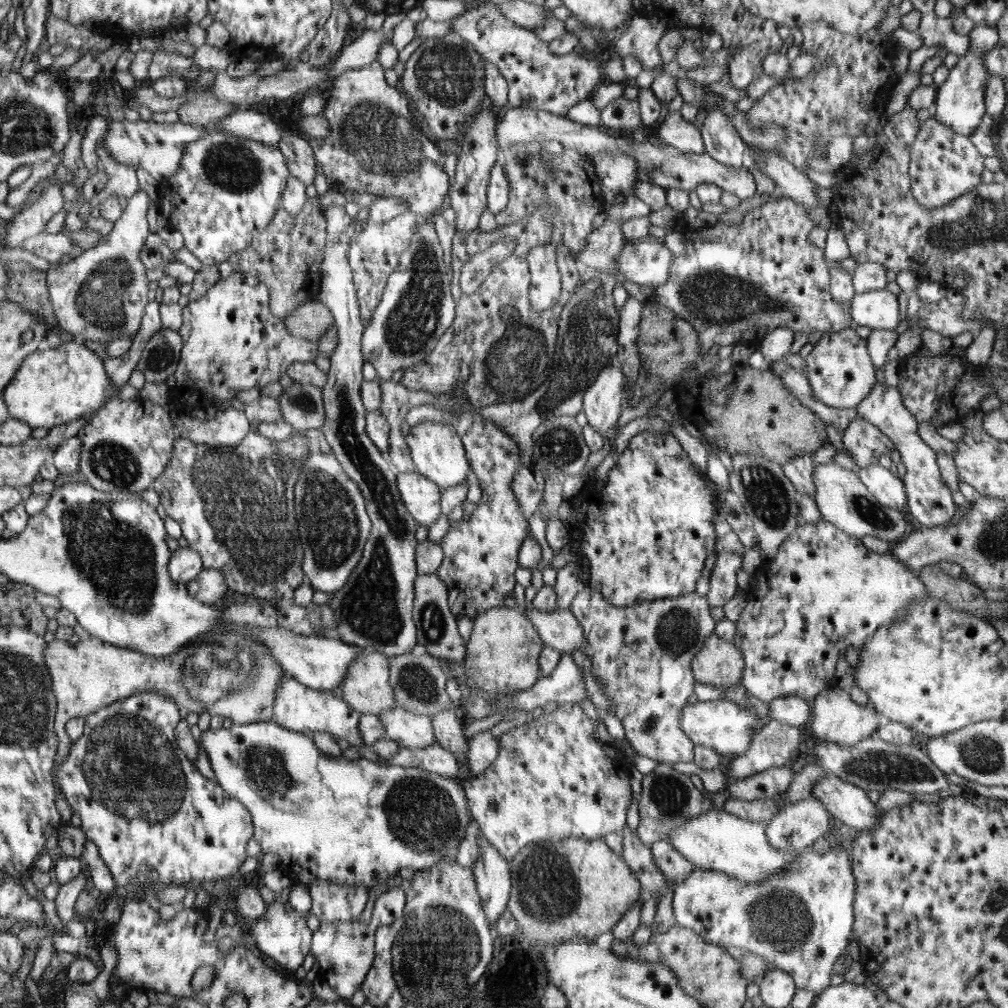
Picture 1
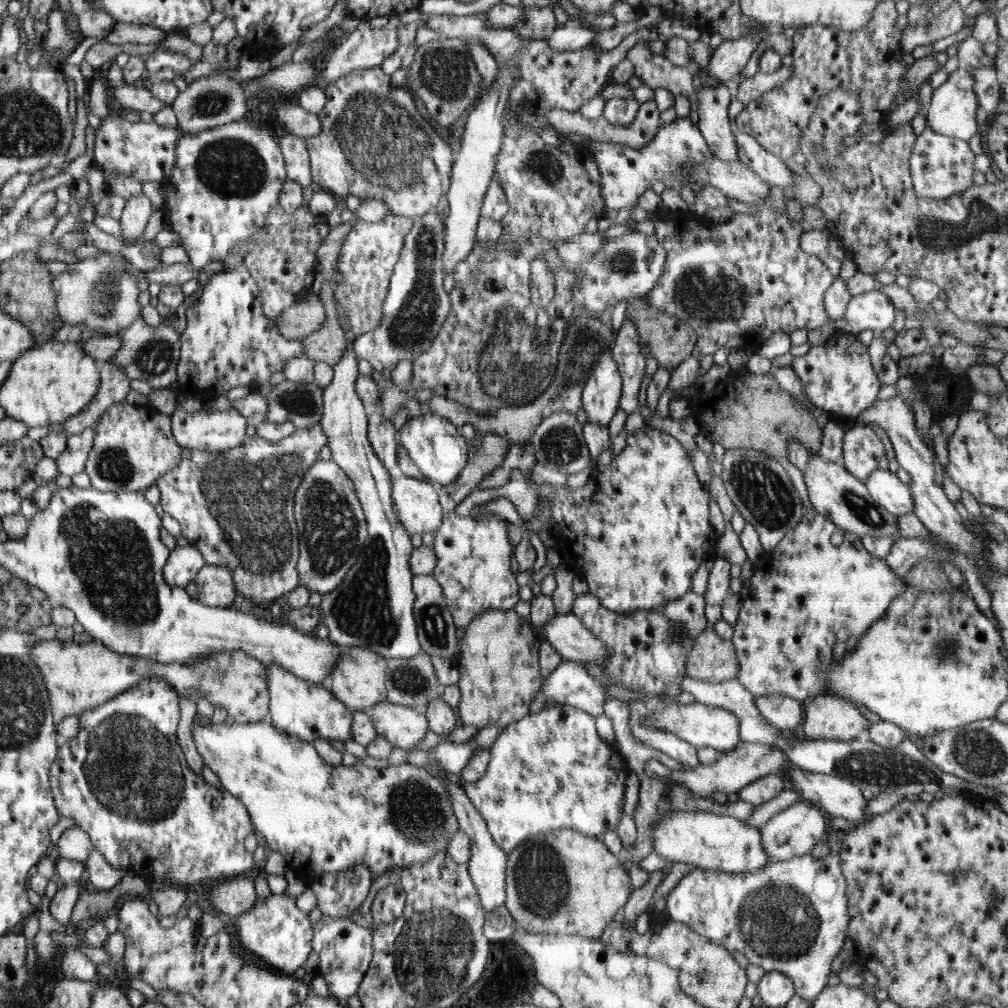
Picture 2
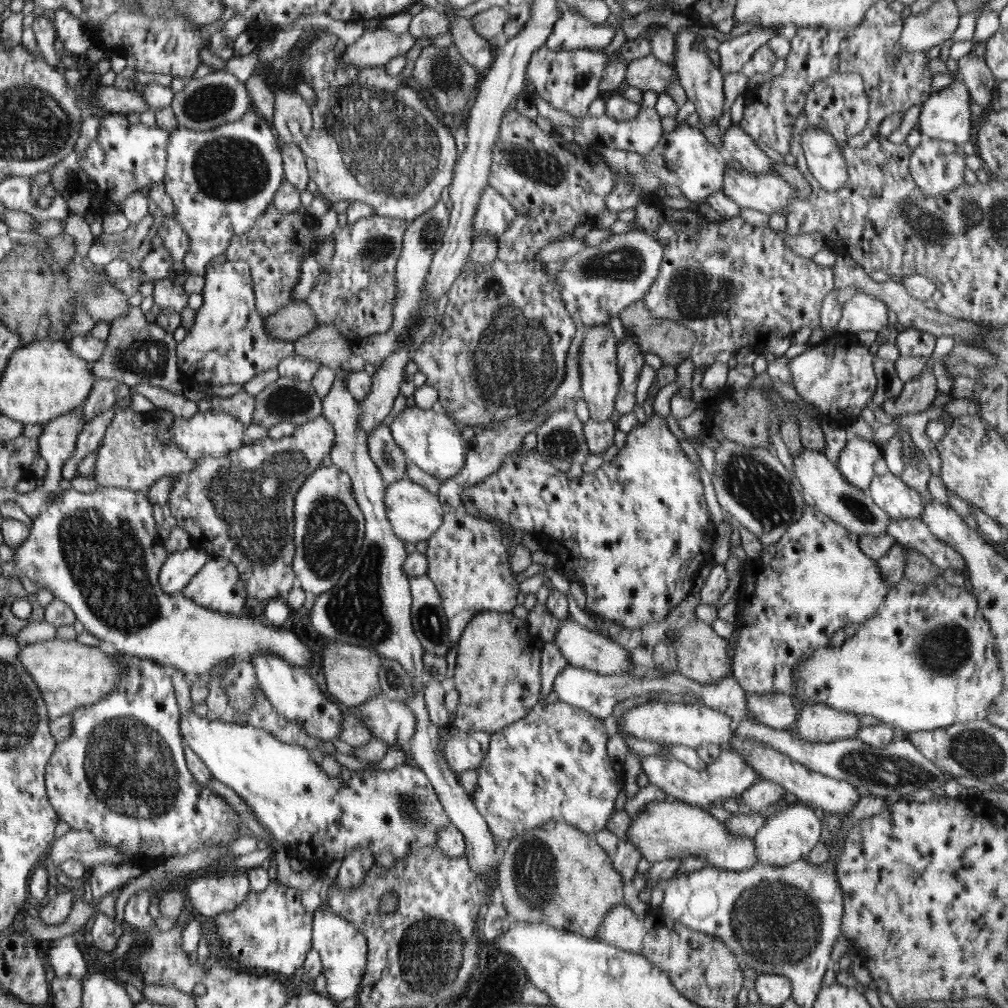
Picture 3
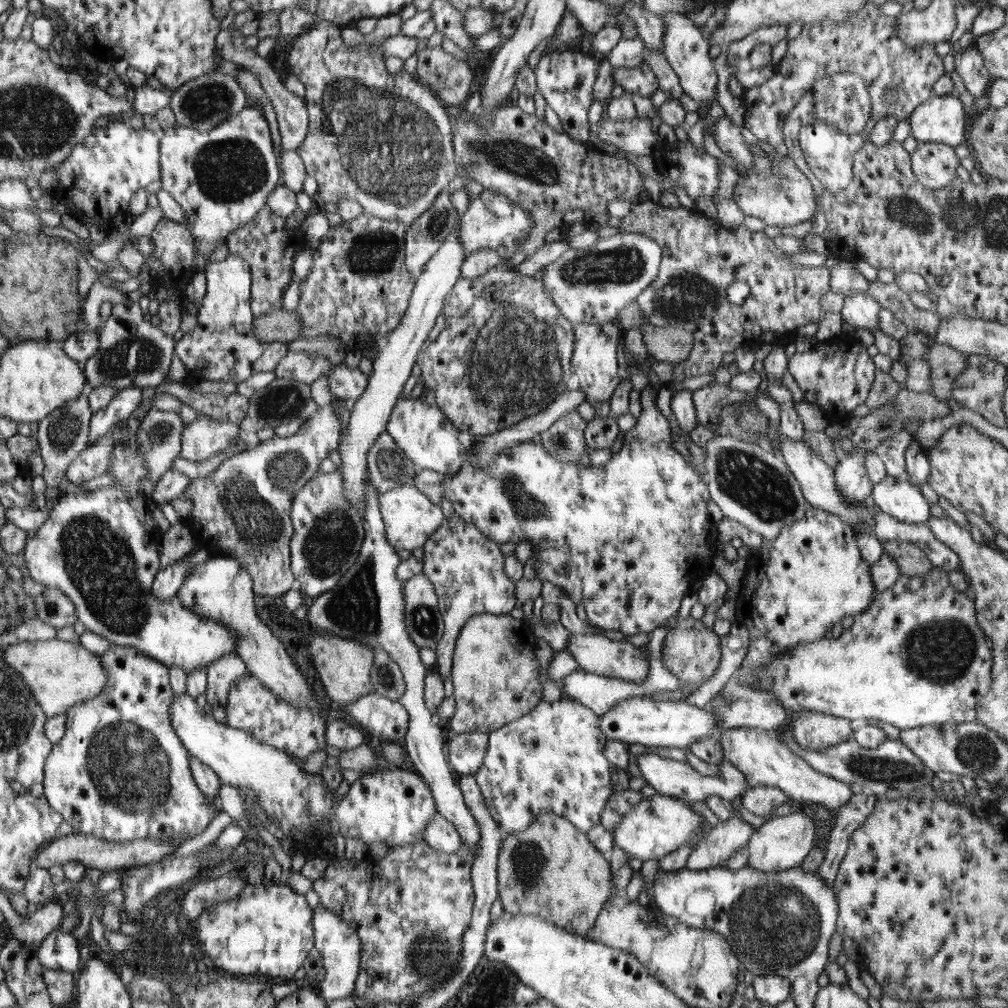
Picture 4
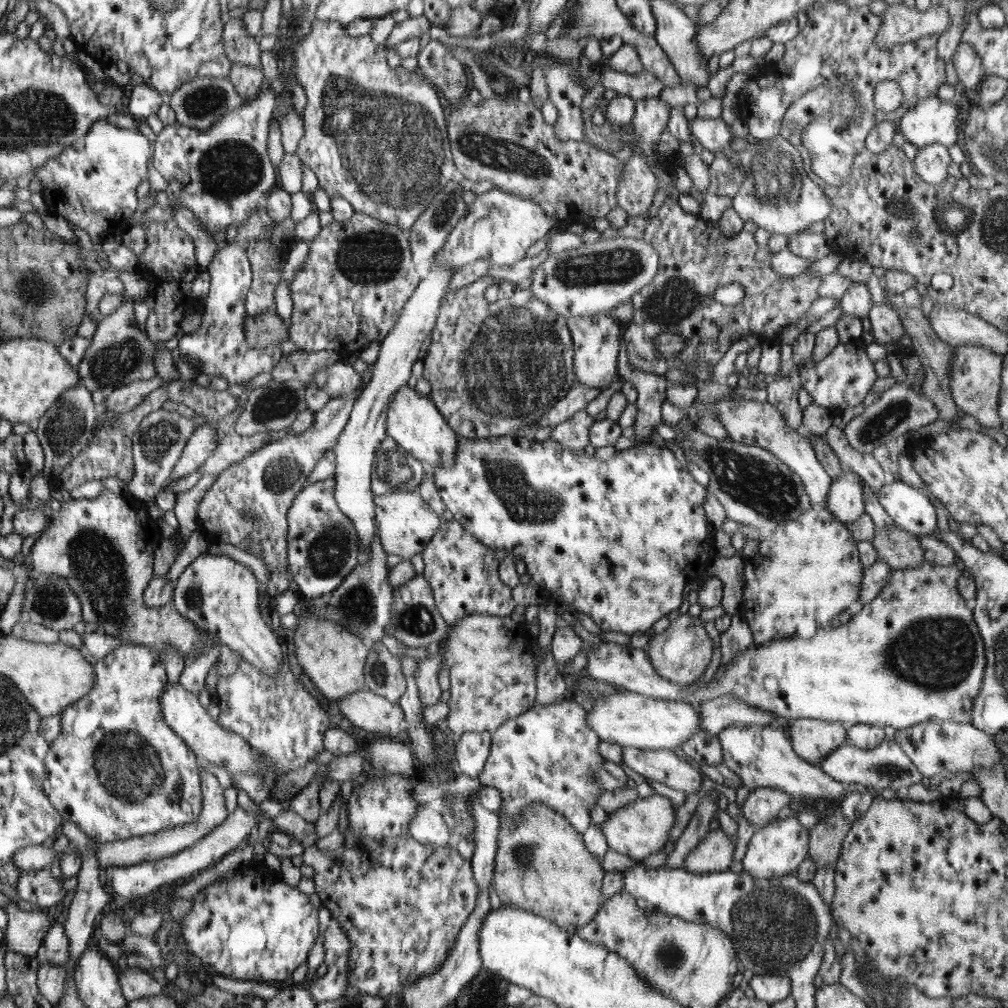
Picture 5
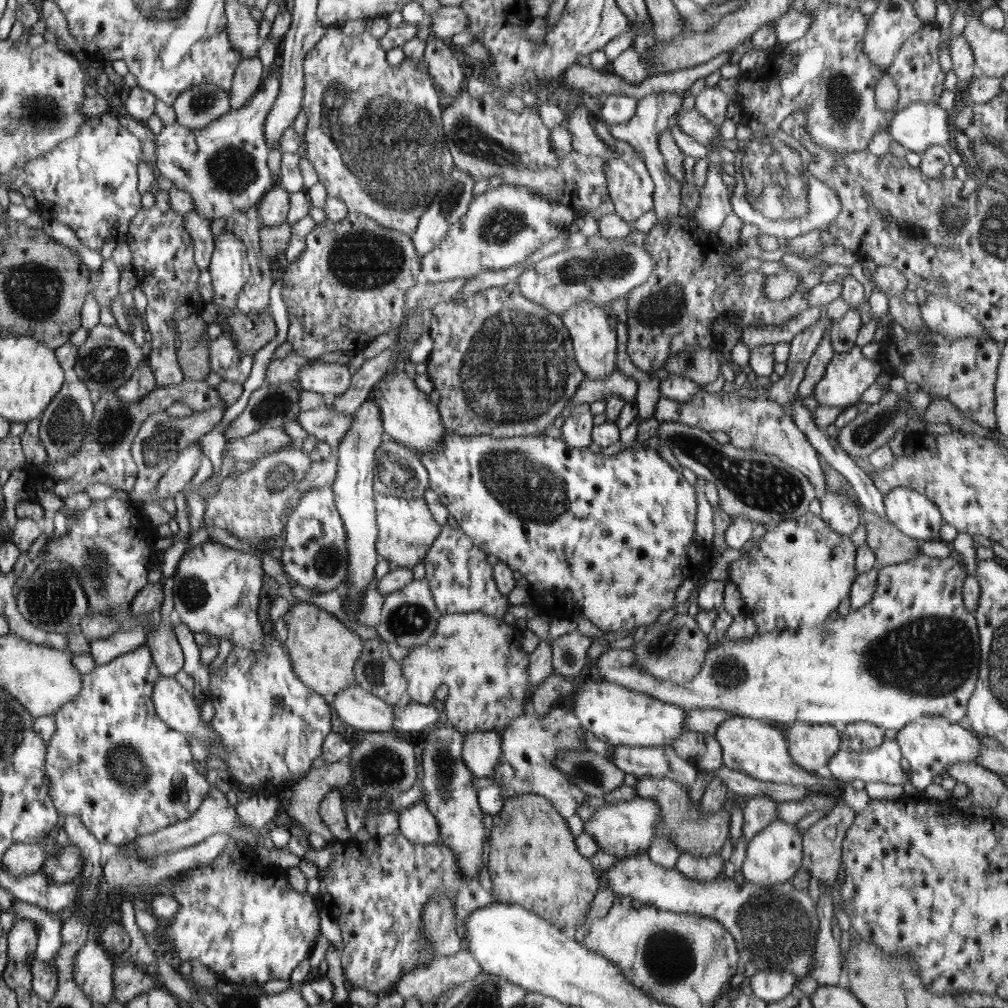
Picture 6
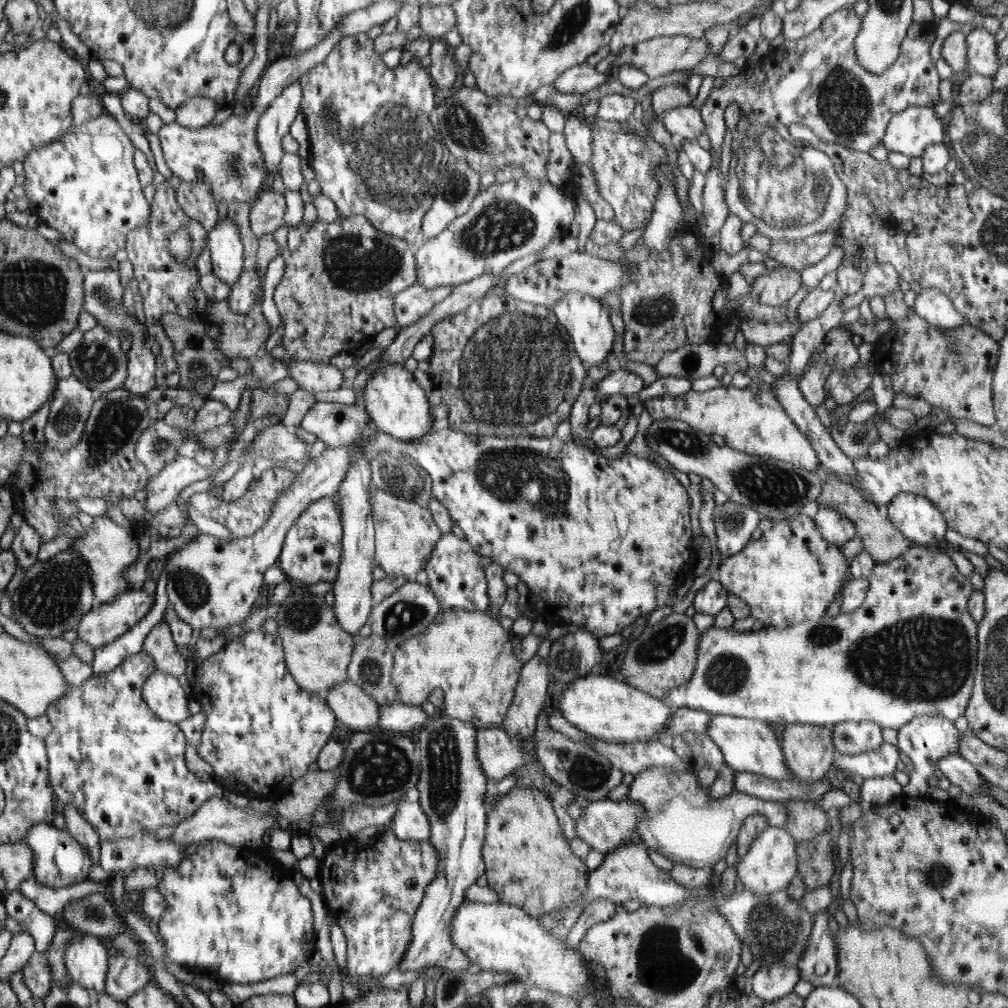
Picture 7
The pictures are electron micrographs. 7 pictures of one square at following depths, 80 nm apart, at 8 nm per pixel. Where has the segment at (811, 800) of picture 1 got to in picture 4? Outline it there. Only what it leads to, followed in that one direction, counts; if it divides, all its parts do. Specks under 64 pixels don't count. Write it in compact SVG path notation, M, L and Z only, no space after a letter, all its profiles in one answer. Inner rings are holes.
M808 811L790 812L788 816L774 816L755 829L747 844L747 866L765 873L776 874L801 864L815 846L816 828L813 815Z

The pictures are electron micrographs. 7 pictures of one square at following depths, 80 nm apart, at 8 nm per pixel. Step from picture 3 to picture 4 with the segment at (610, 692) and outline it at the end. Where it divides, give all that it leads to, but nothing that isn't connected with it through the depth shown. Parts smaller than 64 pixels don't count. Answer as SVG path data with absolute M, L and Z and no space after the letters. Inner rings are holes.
M584 670L570 672L561 679L564 698L590 708L598 717L610 712L622 700L644 697L640 686L620 680L596 676Z

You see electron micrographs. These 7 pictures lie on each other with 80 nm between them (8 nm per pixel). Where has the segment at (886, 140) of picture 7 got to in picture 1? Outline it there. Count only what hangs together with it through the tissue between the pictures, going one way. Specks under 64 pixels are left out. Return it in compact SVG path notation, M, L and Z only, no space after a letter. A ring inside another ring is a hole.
M977 21L973 31L969 34L970 46L967 53L951 68L946 81L937 88L934 104L937 109L935 117L955 133L970 136L982 120L986 110L985 88L990 75L985 65L985 54L992 50L1001 40L997 27L992 27L984 21Z

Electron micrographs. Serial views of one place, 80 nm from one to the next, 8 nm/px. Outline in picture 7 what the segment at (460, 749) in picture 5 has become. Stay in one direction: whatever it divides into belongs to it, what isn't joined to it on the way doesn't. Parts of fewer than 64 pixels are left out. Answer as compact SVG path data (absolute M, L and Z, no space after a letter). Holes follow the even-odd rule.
M497 725L488 726L488 729L477 731L477 734L477 758L481 759L481 766L489 779L508 777L533 757L521 746L513 746L514 743Z

